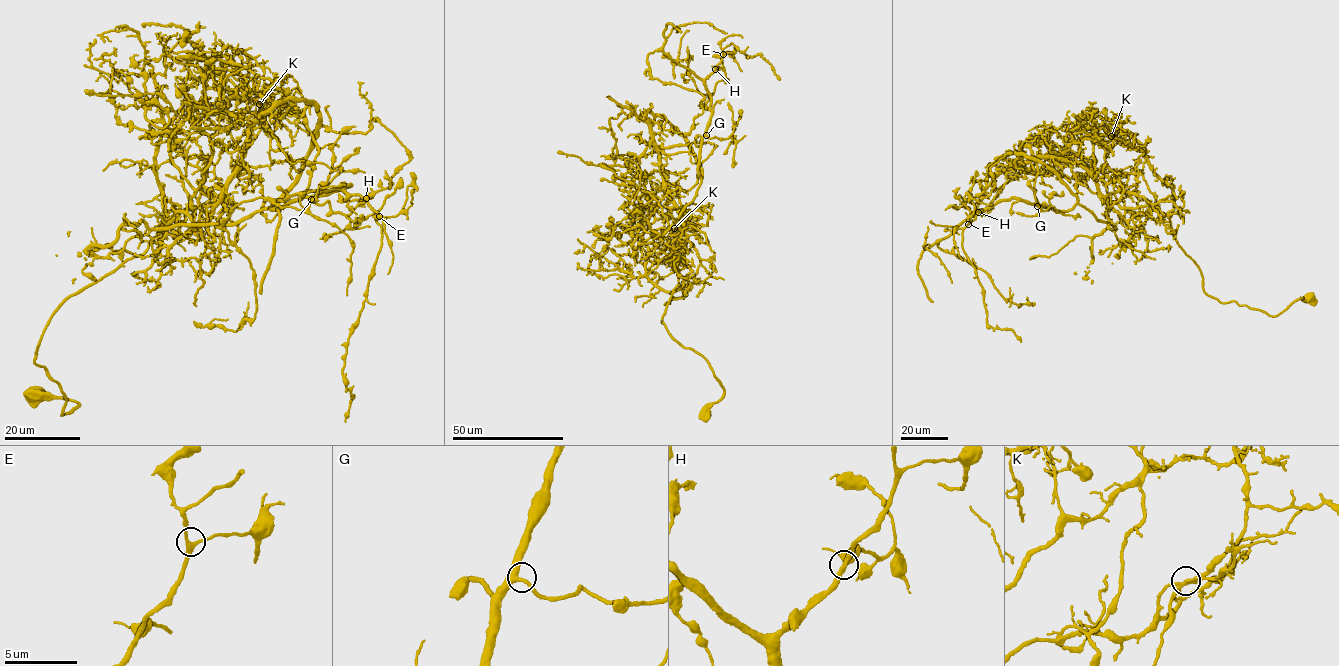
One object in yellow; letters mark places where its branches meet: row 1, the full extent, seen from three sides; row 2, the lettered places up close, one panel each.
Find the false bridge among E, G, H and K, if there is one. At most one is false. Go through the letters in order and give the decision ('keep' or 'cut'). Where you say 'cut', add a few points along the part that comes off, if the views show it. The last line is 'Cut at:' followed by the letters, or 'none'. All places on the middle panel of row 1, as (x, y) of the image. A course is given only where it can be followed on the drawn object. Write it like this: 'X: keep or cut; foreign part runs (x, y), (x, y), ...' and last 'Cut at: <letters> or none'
E: keep
G: keep
H: keep
K: cut; foreign part runs (674, 228), (647, 240), (645, 270), (665, 290), (679, 283), (661, 322), (707, 361), (724, 391), (703, 421)
Cut at: K

